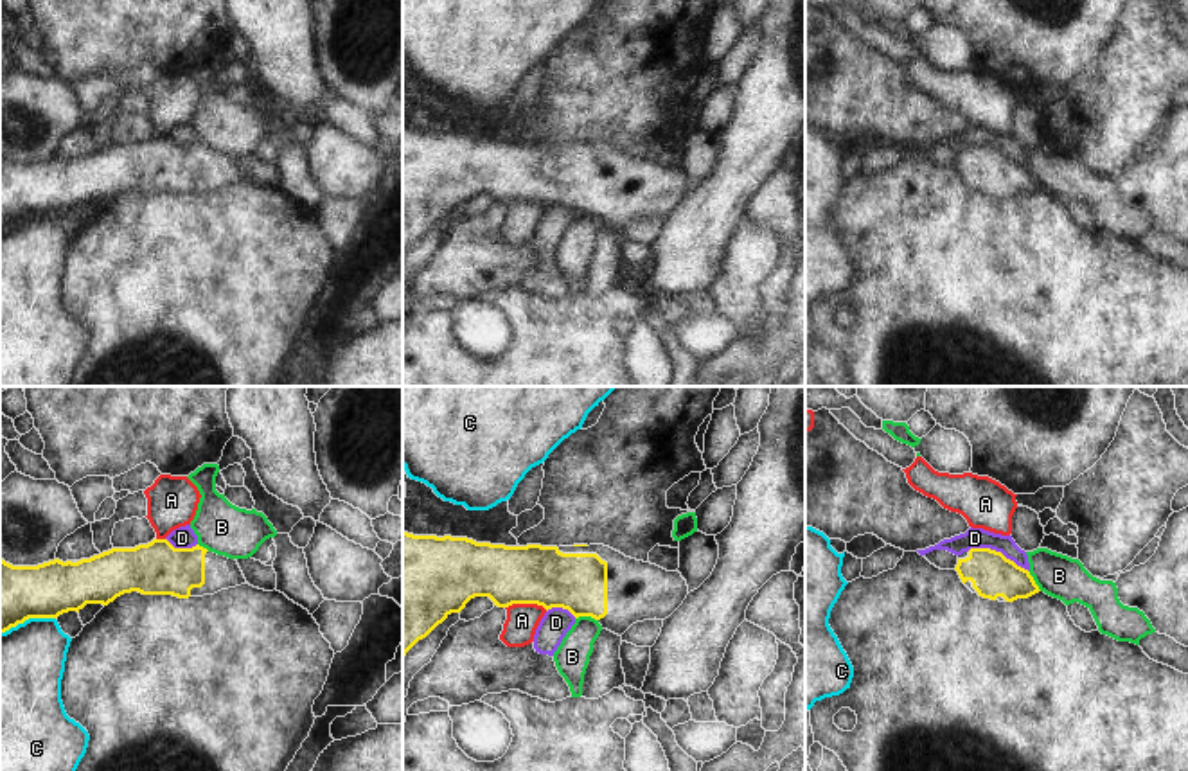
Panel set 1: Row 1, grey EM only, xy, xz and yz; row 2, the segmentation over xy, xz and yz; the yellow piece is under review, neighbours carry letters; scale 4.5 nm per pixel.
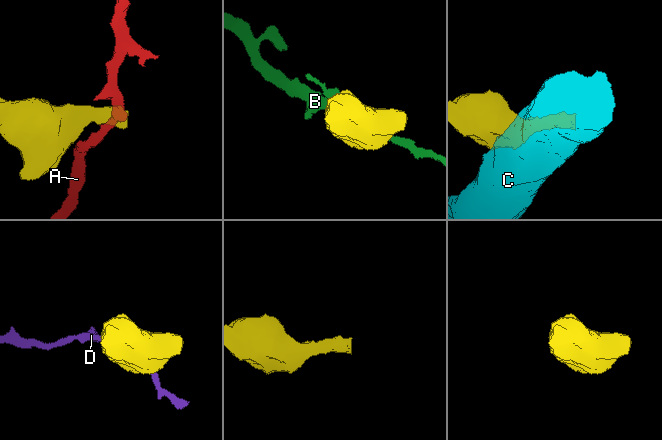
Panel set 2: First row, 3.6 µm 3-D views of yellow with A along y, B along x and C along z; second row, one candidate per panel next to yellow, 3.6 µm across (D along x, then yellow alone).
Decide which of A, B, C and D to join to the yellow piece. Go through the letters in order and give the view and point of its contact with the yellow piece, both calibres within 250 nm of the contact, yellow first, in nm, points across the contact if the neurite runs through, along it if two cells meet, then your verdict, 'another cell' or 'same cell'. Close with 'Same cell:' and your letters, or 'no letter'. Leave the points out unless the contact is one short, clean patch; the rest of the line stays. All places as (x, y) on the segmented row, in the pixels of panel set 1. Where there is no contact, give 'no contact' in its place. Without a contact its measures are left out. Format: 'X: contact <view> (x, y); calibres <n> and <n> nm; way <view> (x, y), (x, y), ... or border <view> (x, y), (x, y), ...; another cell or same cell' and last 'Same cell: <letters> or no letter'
A: contact xz (527, 602); calibres 260 and 140 nm; border xz (505, 606), (541, 604), (547, 610); another cell
B: contact xz (586, 615); calibres 260 and 160 nm; border xz (576, 617), (594, 617), (597, 620); another cell
C: contact xy (27, 619); calibres 300 and 380 nm; another cell
D: contact yz (998, 552); calibres 200 and 100 nm; border yz (967, 550), (1000, 550), (1028, 572); another cell
Same cell: no letter

